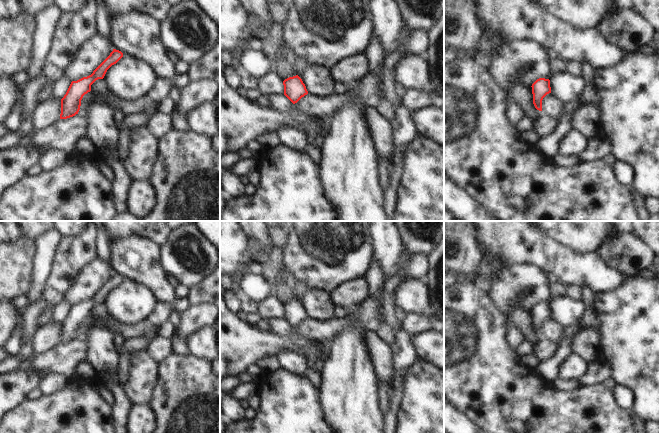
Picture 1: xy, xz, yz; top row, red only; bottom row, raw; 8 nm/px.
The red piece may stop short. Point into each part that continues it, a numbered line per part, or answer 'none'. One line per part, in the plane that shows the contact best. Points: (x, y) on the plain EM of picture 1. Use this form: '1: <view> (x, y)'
none

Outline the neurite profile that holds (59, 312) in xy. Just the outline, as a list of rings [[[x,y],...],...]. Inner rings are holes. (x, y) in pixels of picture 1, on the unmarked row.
[[[64,300],[61,301],[58,305],[53,307],[51,319],[48,323],[50,322],[53,322],[55,324],[62,323],[66,318],[71,306],[72,305],[67,301],[64,301]]]

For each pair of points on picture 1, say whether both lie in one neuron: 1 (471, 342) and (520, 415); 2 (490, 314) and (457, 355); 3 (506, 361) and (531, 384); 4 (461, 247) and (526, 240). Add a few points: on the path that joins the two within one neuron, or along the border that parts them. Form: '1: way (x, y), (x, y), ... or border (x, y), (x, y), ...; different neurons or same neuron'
1: way (489, 360), (494, 365), (494, 386), (505, 397); same neuron
2: way (480, 324), (459, 345); same neuron
3: way (509, 368), (524, 383); same neuron
4: border (477, 231), (483, 258); different neurons

